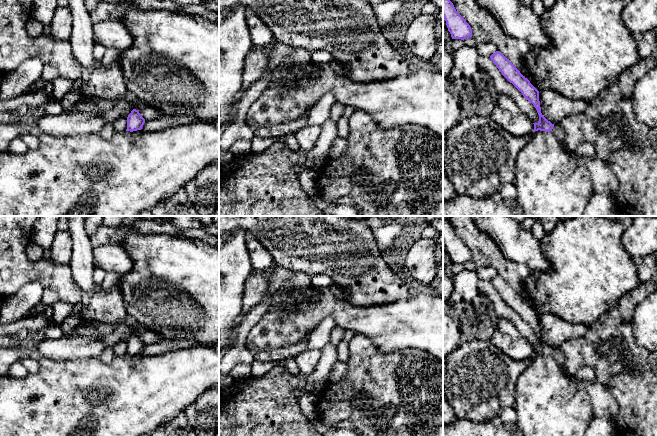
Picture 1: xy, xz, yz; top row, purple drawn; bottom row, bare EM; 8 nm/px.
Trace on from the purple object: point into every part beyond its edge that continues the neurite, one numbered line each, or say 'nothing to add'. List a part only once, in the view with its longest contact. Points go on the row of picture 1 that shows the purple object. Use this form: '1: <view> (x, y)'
1: yz (557, 130)

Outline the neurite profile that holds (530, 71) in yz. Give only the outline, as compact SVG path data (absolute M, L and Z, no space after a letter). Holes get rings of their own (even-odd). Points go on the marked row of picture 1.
M557 0L553 7L545 9L545 11L539 16L541 26L550 38L551 43L545 48L535 47L525 59L525 66L519 70L520 73L527 78L538 91L551 89L567 98L581 99L589 103L604 89L615 83L622 72L635 66L641 60L637 41L635 40L633 33L630 32L622 23L621 19L622 10L627 6L629 1L630 0Z

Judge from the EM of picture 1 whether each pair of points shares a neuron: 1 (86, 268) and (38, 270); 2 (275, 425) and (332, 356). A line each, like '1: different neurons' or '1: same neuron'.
1: different neurons
2: same neuron

